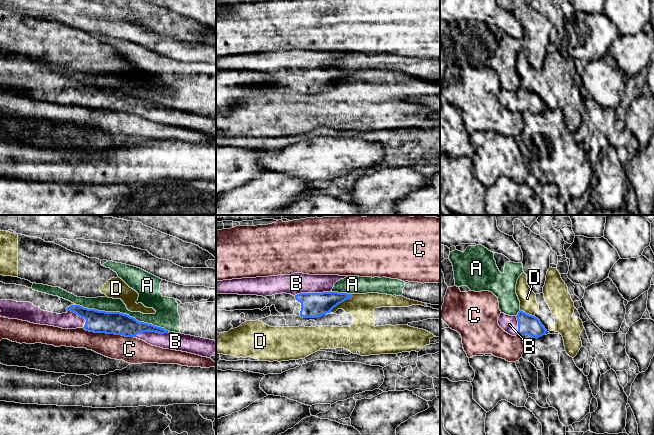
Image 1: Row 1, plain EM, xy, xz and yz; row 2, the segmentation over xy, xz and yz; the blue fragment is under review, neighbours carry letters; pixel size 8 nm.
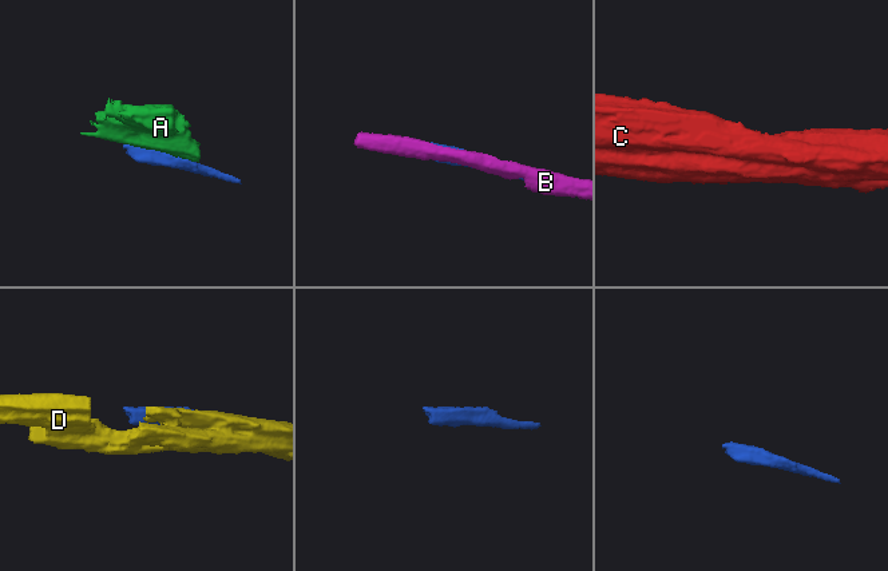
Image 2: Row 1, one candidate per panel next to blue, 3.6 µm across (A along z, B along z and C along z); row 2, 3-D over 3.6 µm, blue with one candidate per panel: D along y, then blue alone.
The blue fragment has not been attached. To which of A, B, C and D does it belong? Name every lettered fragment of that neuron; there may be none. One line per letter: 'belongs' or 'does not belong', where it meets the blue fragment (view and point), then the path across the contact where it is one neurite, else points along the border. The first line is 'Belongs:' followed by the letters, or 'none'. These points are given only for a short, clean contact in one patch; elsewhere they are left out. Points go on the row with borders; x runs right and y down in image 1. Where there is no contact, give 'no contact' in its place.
Belongs: B
A: does not belong | xy (122, 313)
B: belongs | xz (311, 293)
C: does not belong | xy (108, 333) | along xy (83, 327), (89, 331), (133, 337)
D: does not belong | xz (341, 302)

